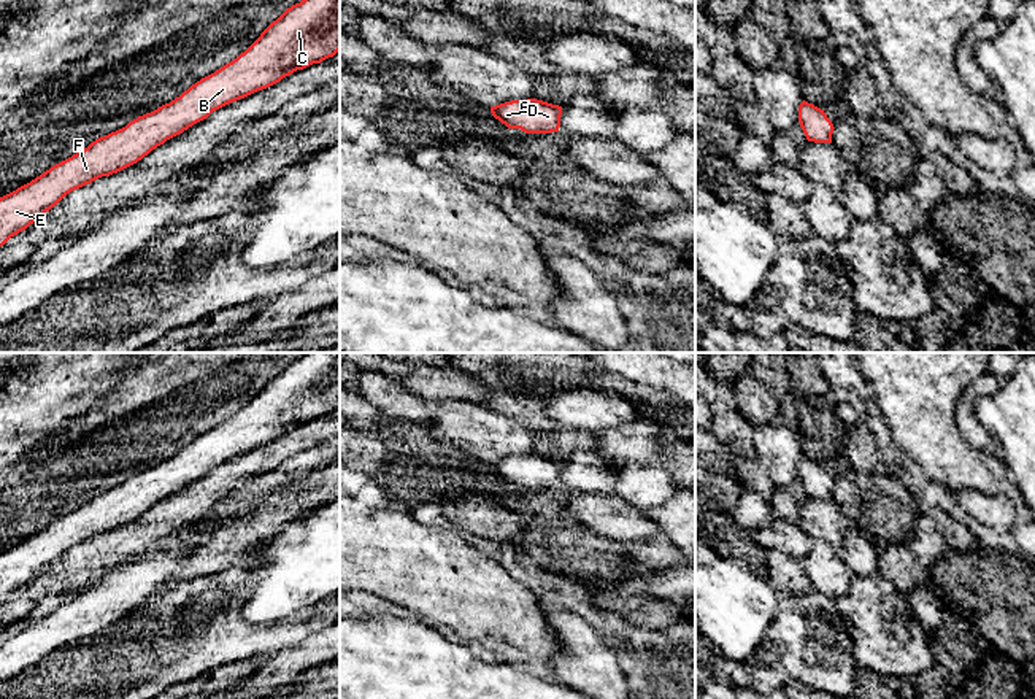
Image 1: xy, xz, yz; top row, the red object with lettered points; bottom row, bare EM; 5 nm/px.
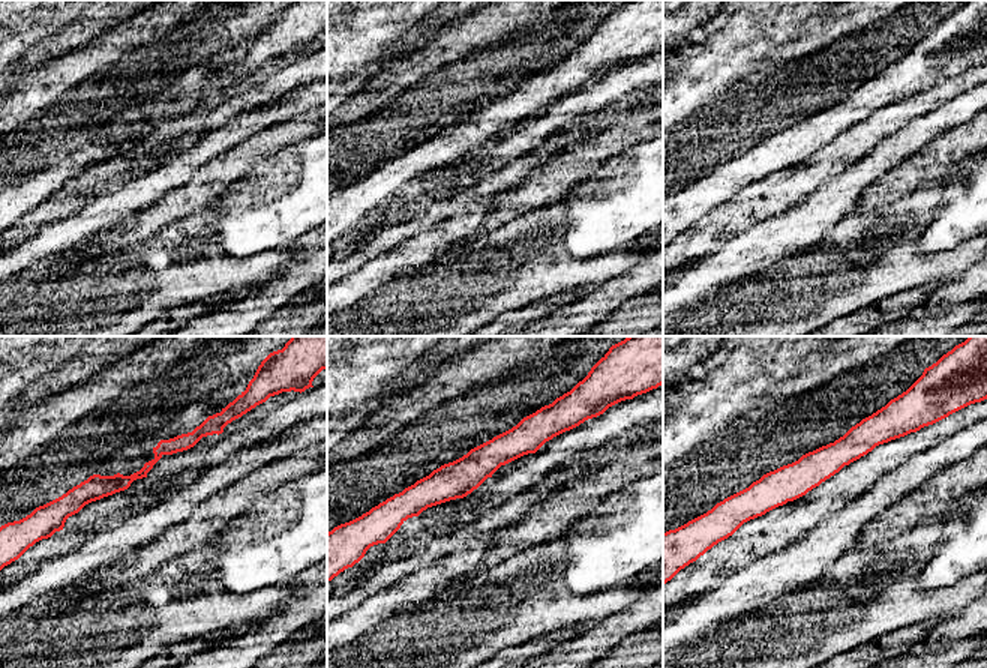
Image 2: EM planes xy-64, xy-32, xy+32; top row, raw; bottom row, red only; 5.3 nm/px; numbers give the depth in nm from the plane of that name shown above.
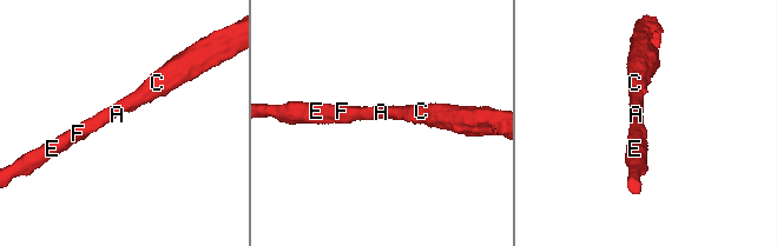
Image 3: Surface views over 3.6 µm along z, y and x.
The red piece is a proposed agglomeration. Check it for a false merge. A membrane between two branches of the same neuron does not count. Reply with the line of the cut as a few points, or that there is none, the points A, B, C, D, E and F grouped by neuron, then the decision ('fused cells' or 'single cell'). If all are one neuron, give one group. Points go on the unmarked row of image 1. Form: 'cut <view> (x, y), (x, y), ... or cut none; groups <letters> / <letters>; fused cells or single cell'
cut none; groups A B C D E F; single cell

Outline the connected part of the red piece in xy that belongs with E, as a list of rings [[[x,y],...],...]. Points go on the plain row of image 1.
[[[306,353],[287,364],[237,415],[202,434],[179,453],[0,553],[0,602],[25,586],[67,550],[117,529],[213,467],[267,445],[297,426],[340,407],[340,353]]]

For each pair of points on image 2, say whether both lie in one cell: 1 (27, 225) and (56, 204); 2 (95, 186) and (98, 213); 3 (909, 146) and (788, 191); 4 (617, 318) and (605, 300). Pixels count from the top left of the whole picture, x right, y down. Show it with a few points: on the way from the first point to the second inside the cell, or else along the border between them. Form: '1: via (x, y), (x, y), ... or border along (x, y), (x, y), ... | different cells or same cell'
1: via (35, 219), (41, 213), (48, 212) | same cell
2: border along (125, 182), (95, 195), (68, 216) | different cells
3: border along (875, 150), (833, 176), (816, 191) | different cells
4: border along (620, 308), (603, 320) | different cells

